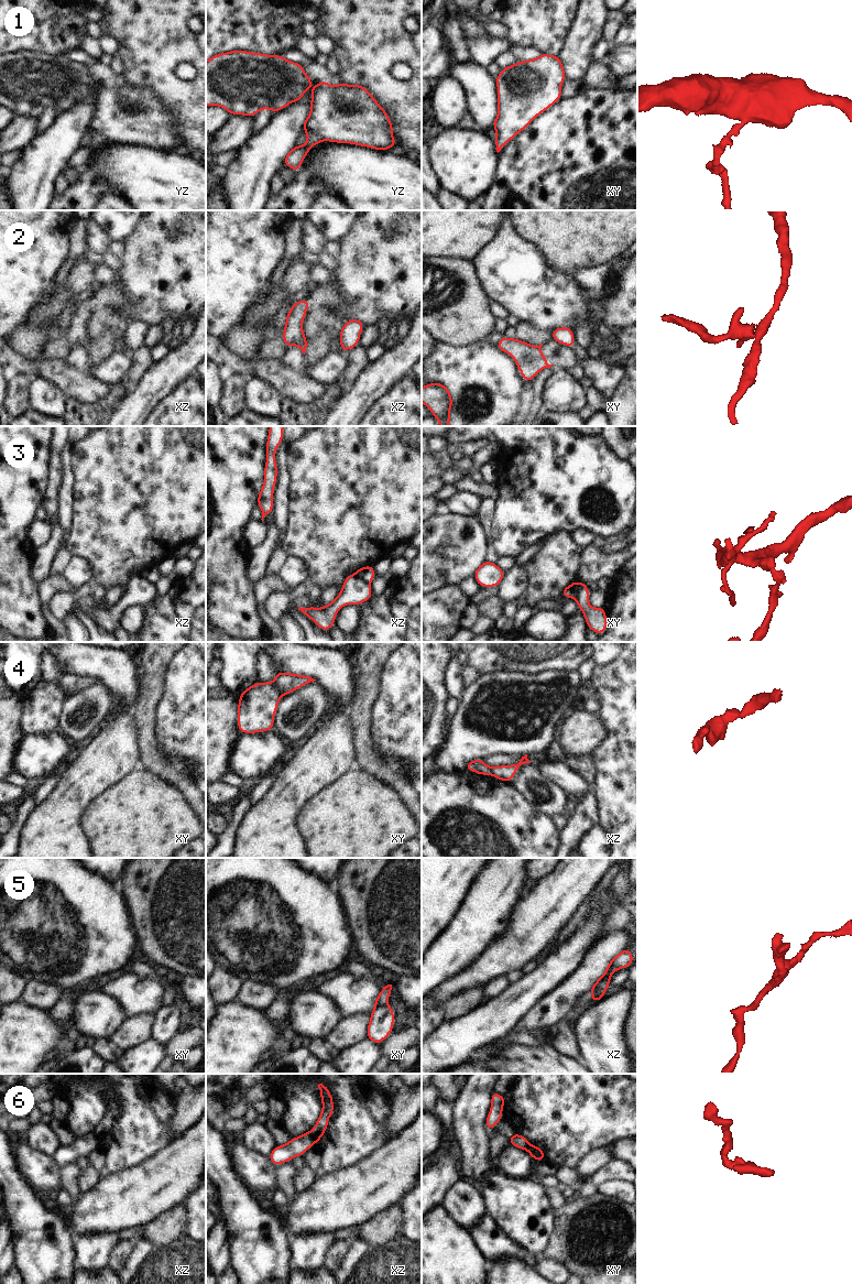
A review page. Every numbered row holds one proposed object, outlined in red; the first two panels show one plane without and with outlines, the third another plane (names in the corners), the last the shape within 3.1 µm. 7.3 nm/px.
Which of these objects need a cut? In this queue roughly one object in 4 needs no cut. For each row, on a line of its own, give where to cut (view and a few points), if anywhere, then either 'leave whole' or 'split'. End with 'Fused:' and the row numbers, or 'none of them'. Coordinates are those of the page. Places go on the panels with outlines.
1: cut none; leave whole
2: cut xz (338, 335), (340, 337); split
3: cut xy (585, 584), (579, 587), (575, 598); split
4: cut xy (273, 684), (282, 695); split
5: cut xy (386, 1002), (374, 1008); split
6: cut xz (310, 1131), (316, 1141); split
Fused: 2, 3, 4, 5, 6

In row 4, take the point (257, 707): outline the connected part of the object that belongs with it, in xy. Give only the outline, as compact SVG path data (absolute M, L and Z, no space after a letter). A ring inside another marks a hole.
M256 682L239 695L238 729L240 733L273 730L274 716L283 696L274 684Z

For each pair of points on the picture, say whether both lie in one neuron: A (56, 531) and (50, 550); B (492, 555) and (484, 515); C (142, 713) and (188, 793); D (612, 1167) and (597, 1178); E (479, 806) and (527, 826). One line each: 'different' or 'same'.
A: same
B: same
C: same
D: same
E: same

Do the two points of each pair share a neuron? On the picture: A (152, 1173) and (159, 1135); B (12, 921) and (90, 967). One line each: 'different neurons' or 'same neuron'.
A: different neurons
B: same neuron

